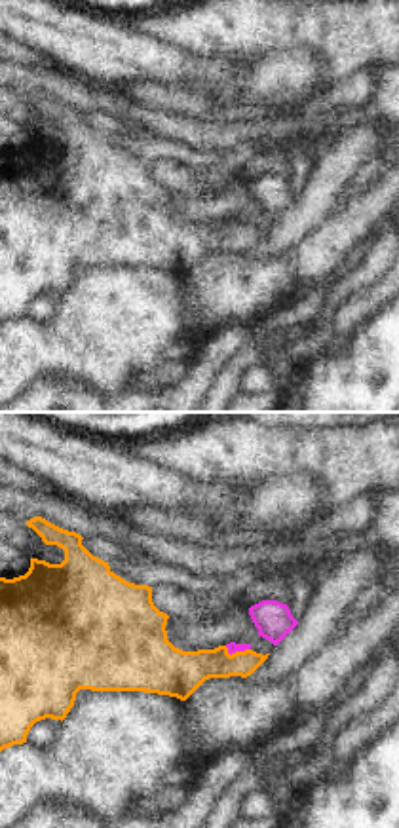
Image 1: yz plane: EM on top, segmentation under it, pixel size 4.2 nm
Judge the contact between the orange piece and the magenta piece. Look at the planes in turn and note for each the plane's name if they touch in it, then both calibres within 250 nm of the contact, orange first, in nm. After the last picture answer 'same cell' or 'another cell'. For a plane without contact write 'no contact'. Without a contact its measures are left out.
meets orange in yz; 190 nm thick on the orange side, 50 nm on the other

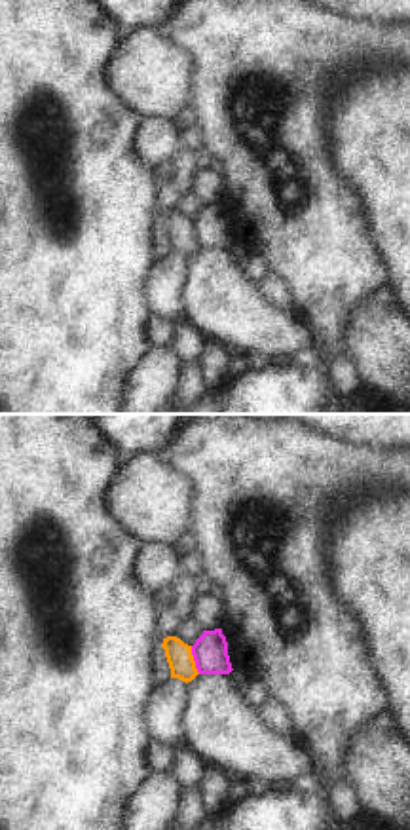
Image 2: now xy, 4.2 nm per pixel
meets orange in xy; 110 nm thick on the orange side, 150 nm on the other

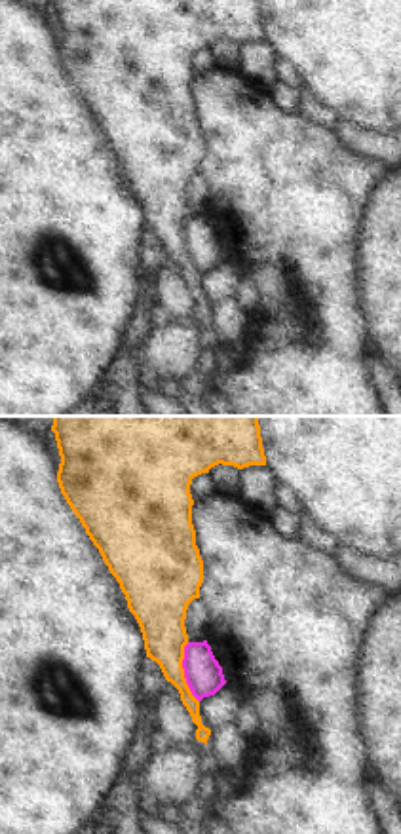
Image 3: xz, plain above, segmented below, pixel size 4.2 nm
meets orange in xz; 190 nm thick on the orange side, 160 nm on the other

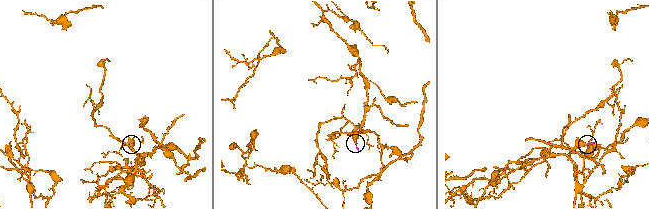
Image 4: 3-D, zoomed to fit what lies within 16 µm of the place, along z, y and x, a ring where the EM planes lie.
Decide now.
another cell

